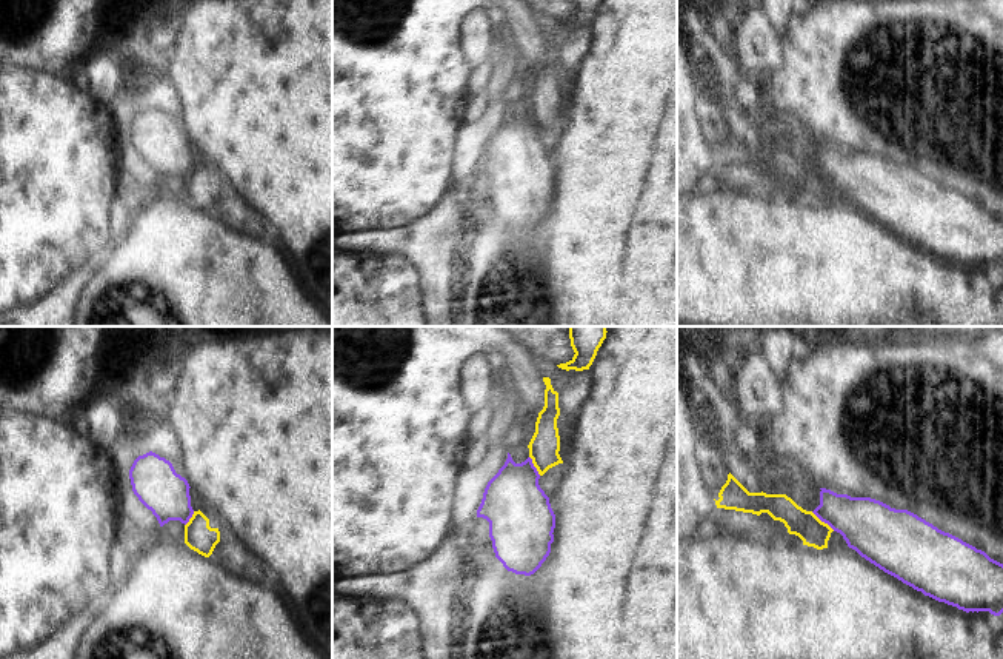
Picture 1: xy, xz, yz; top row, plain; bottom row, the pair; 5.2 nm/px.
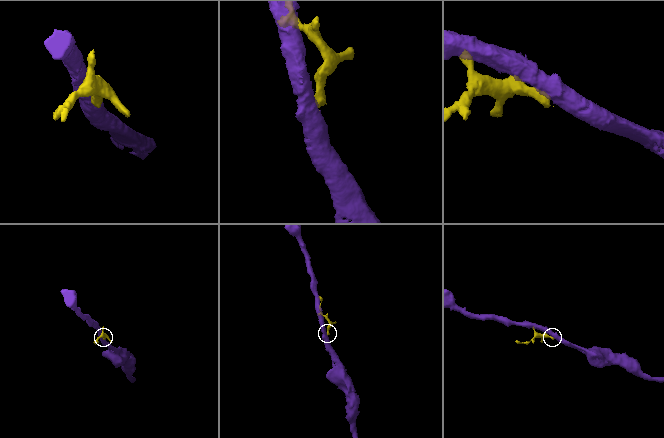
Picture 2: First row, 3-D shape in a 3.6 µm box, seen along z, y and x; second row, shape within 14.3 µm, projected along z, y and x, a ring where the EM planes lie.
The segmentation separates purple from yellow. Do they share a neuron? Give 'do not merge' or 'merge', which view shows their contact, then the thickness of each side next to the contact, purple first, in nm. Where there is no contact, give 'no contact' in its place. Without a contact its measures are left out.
do not merge | yz | 280/150 nm

